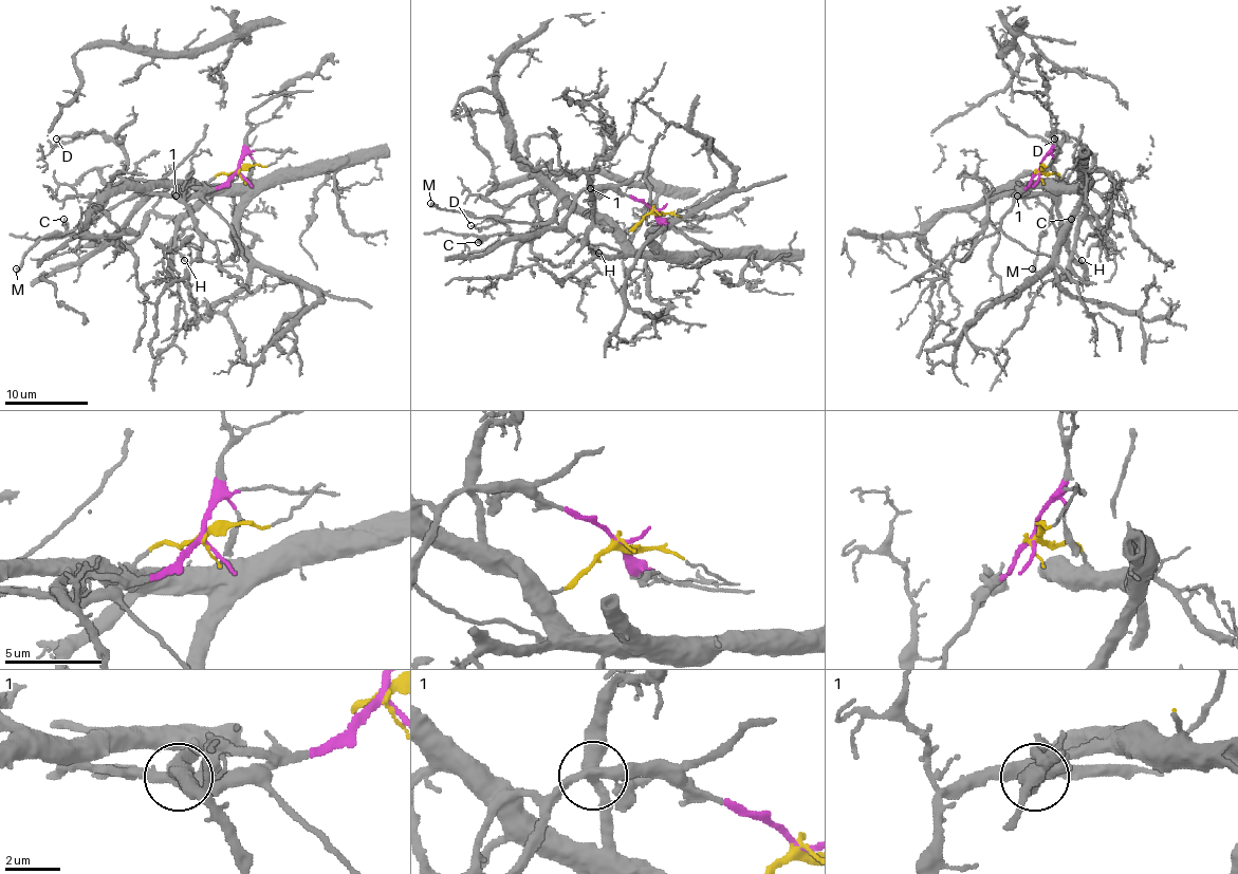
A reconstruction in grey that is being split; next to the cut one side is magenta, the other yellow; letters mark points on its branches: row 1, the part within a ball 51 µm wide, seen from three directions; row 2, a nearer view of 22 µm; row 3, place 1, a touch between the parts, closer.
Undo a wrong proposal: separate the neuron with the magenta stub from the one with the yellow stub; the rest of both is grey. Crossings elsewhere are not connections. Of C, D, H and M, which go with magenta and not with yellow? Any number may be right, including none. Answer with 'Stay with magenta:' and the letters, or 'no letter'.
Stay with magenta: C, M

